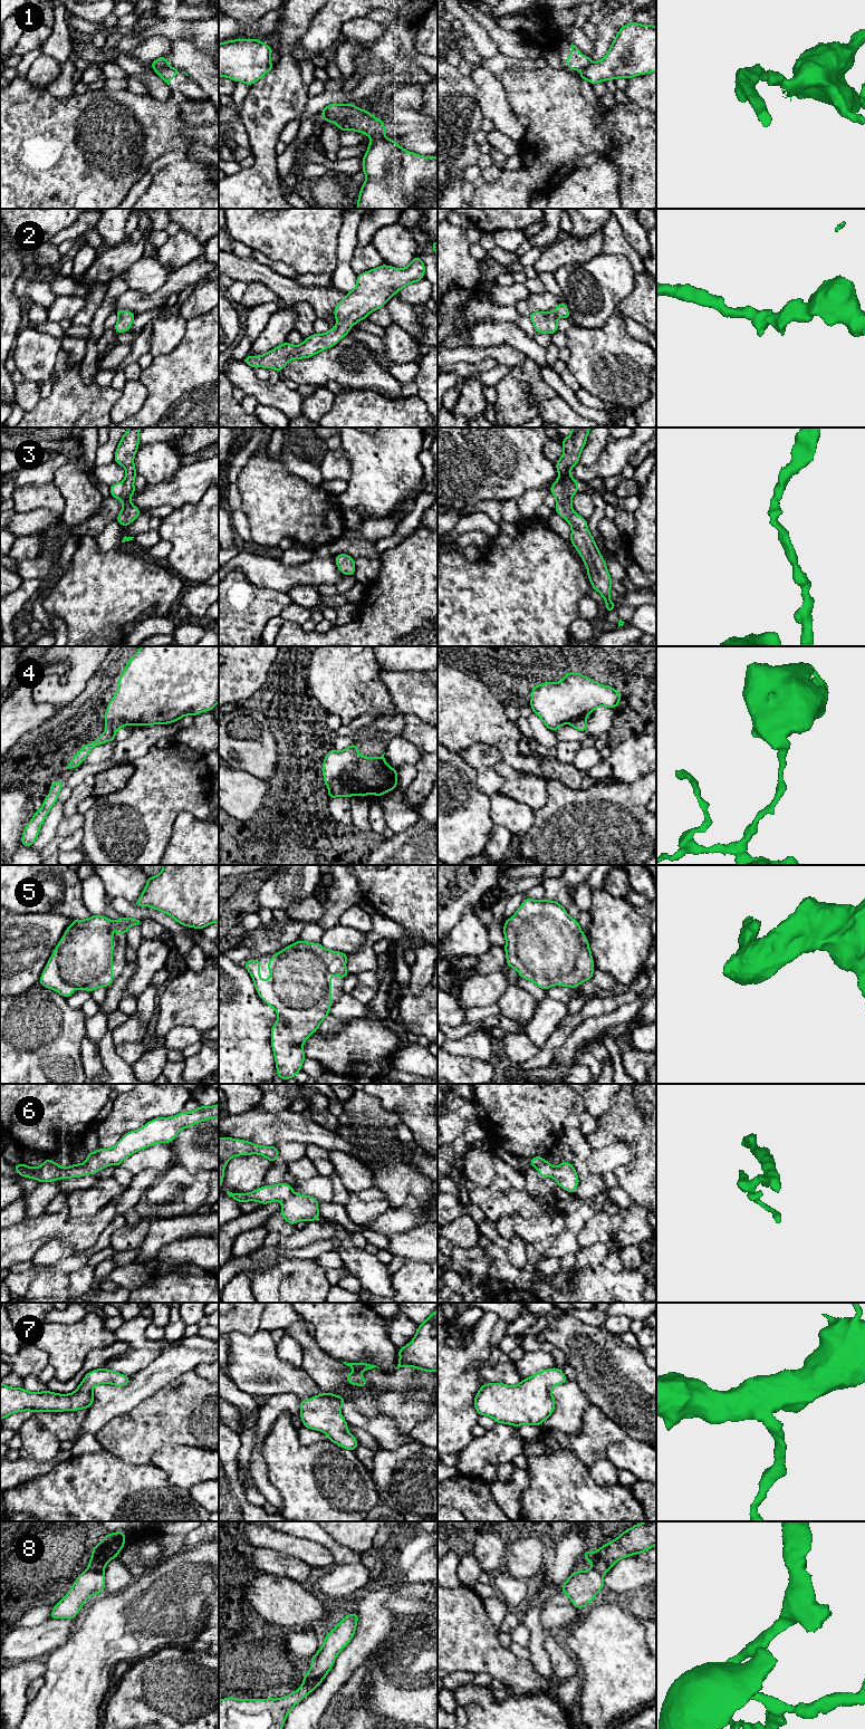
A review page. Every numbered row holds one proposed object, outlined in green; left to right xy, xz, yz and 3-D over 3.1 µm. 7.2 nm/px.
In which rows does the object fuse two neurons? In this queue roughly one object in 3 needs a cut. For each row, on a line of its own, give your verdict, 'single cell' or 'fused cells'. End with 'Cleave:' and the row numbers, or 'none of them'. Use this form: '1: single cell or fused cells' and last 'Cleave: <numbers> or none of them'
1: fused cells
2: single cell
3: single cell
4: fused cells
5: single cell
6: fused cells
7: single cell
8: fused cells
Cleave: 1, 4, 6, 8

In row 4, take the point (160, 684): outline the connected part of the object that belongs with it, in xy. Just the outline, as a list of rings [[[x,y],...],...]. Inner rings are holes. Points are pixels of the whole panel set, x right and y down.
[[[142,646],[127,662],[118,680],[118,689],[105,712],[105,733],[115,741],[112,723],[123,720],[133,726],[166,724],[184,715],[211,711],[219,702],[219,646]]]

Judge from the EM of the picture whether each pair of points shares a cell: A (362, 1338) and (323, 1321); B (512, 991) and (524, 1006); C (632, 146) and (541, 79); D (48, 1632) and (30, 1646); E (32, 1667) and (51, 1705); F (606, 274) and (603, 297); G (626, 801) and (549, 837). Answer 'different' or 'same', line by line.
A: same
B: same
C: same
D: same
E: different
F: same
G: same

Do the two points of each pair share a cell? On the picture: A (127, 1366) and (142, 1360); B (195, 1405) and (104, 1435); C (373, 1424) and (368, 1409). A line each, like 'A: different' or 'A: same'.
A: same
B: same
C: different

